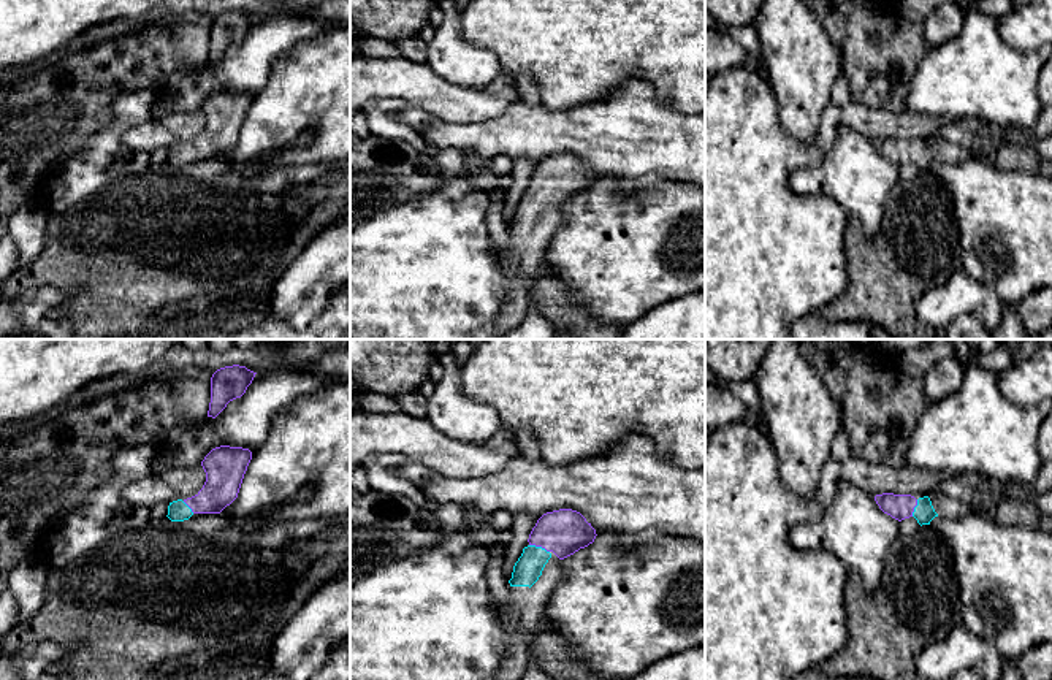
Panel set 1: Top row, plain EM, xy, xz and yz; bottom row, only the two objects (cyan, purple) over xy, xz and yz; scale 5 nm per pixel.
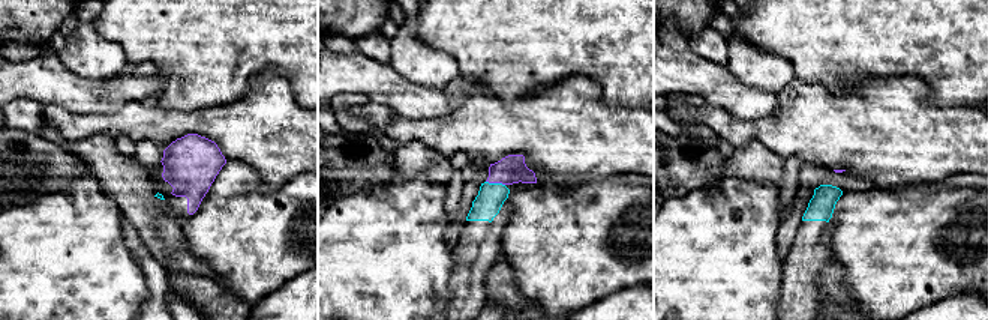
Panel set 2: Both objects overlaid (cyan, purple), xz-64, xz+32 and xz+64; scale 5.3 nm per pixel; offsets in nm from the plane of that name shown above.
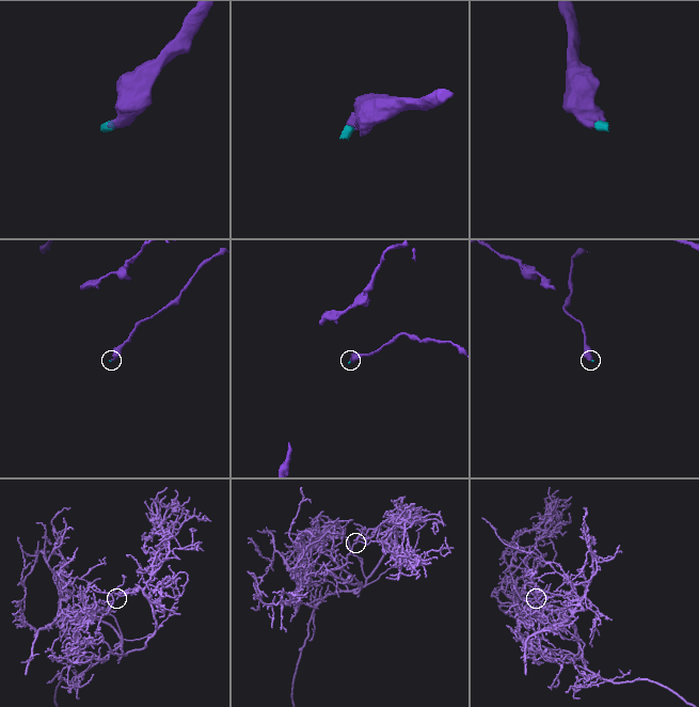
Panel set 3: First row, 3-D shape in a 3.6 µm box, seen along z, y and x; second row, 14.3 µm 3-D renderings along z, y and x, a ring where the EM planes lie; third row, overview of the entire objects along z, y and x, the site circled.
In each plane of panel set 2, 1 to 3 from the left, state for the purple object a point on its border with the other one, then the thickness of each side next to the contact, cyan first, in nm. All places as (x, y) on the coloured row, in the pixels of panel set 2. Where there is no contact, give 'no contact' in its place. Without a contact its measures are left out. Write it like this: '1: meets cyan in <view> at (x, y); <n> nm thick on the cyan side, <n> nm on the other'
1: no contact
2: meets cyan in xz+32 at (495, 184); 150 nm thick on the cyan side, 150 nm on the other
3: no contact

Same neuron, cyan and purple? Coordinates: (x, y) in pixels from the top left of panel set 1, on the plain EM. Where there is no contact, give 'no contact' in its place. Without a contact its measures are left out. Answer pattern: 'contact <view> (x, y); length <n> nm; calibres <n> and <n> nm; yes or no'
contact xz (539, 192); length 110 nm; calibres 140 and 240 nm; yes

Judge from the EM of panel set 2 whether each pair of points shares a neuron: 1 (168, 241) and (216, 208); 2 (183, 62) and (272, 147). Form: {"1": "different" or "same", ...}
{"1": "different", "2": "different"}

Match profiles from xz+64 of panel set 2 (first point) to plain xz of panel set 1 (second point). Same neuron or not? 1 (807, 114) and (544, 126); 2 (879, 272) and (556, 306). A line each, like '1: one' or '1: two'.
1: one
2: two

